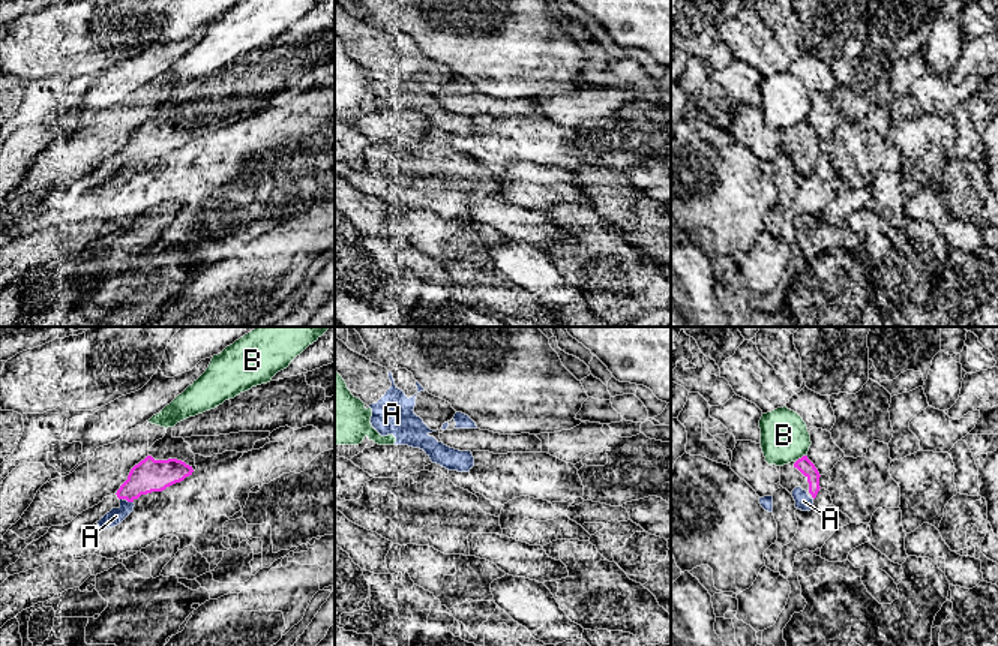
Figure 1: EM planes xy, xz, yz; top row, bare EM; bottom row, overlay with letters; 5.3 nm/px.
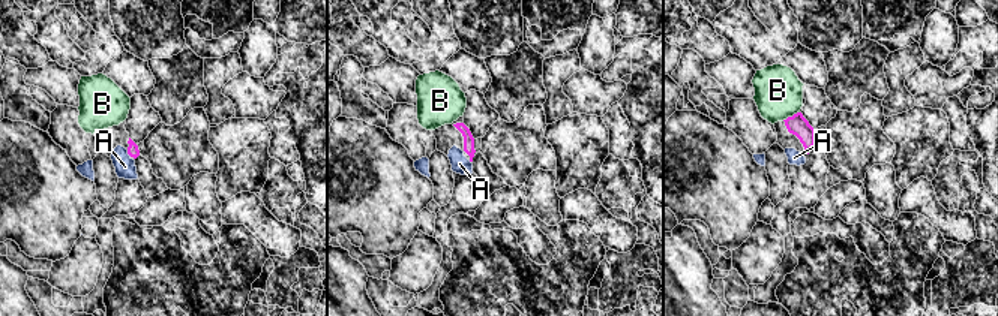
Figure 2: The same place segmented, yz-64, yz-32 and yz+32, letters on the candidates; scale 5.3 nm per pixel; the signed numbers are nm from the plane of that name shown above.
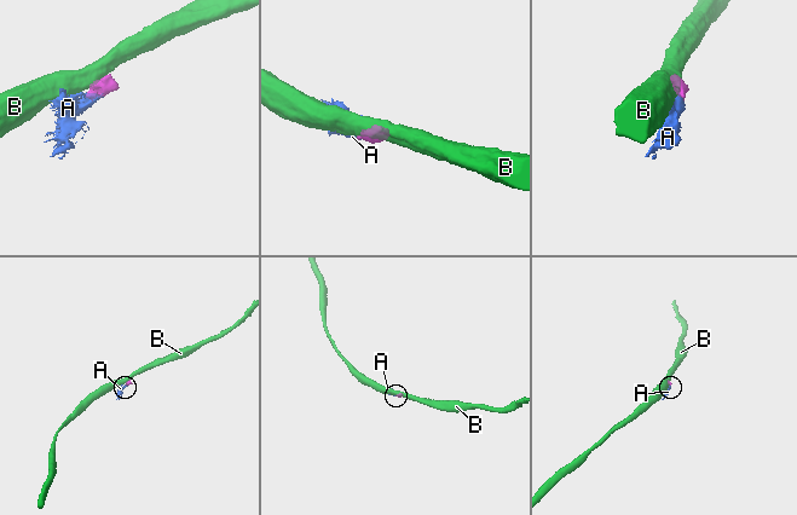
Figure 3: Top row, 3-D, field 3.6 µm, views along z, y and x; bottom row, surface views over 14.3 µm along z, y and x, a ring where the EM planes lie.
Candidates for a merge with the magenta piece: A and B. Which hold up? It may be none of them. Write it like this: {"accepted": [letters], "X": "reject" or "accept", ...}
{"accepted": ["A"], "A": "accept", "B": "reject"}

